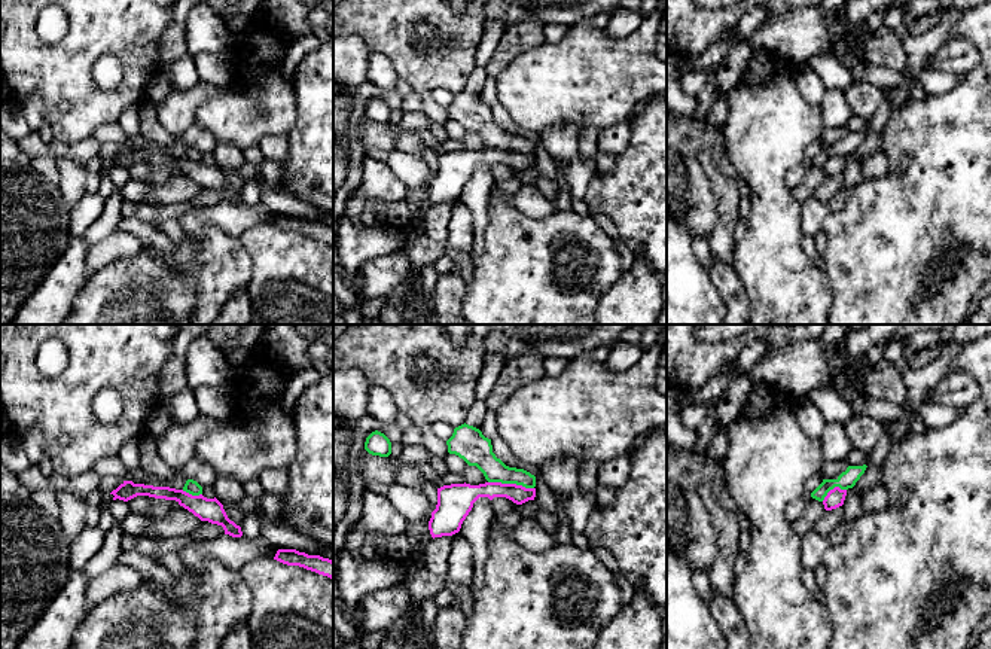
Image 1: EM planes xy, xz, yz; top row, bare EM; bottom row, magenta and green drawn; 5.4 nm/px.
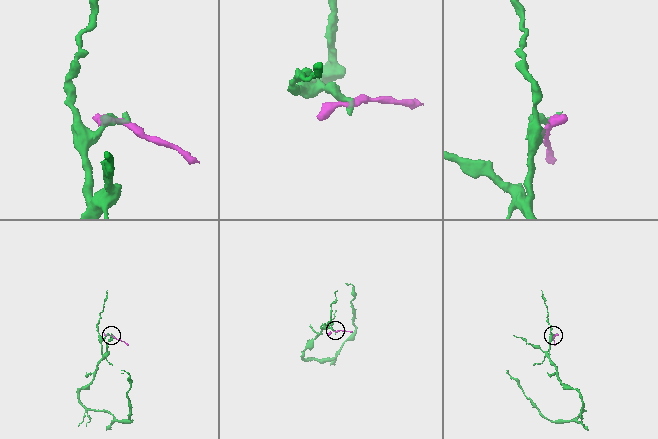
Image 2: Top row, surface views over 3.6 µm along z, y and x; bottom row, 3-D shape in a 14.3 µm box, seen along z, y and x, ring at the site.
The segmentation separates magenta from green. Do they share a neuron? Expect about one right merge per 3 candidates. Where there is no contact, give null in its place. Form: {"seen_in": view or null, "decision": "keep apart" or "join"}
{"seen_in": "xz", "decision": "keep apart"}

